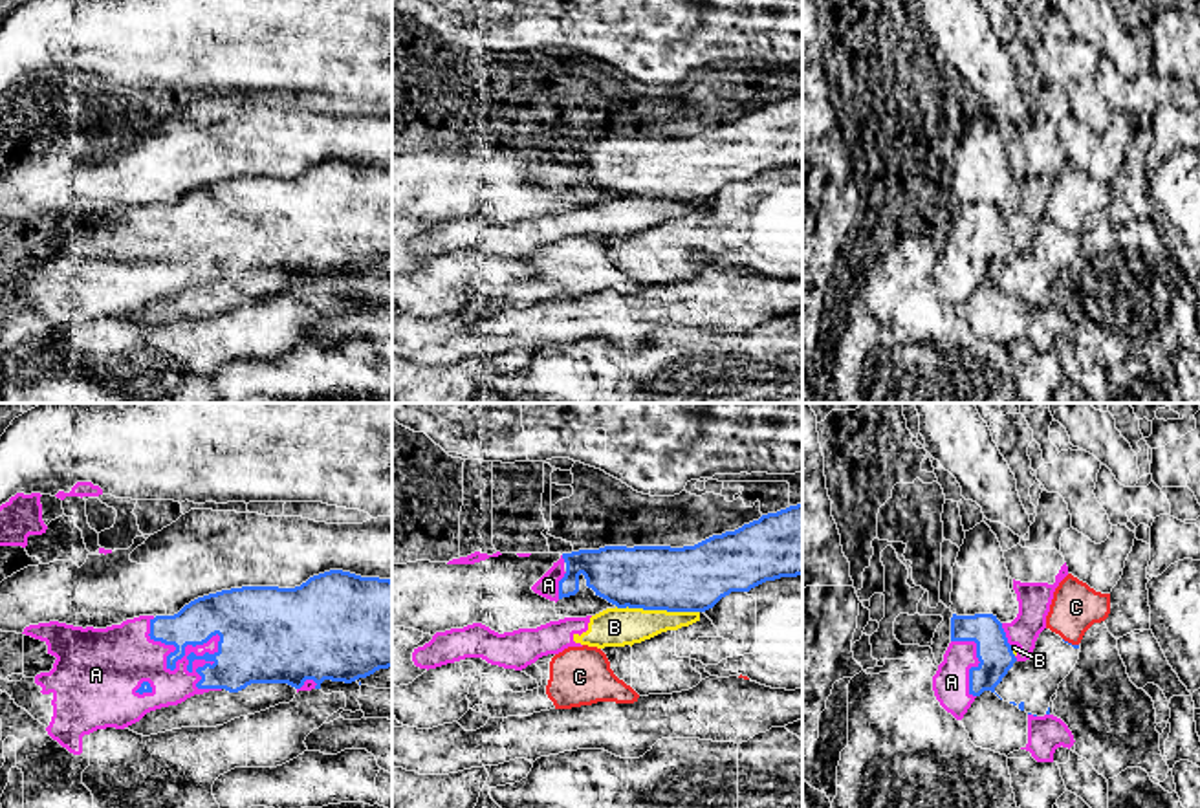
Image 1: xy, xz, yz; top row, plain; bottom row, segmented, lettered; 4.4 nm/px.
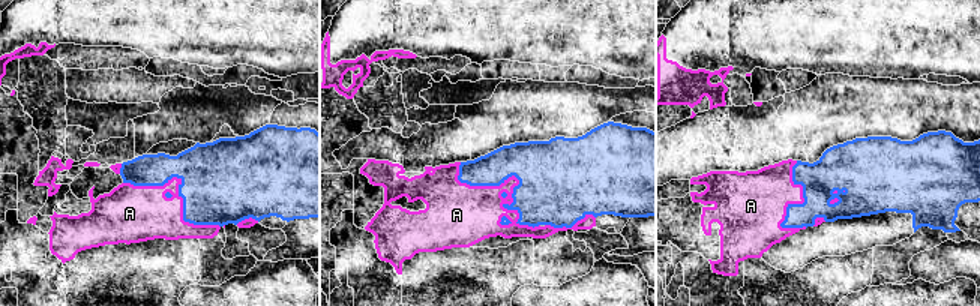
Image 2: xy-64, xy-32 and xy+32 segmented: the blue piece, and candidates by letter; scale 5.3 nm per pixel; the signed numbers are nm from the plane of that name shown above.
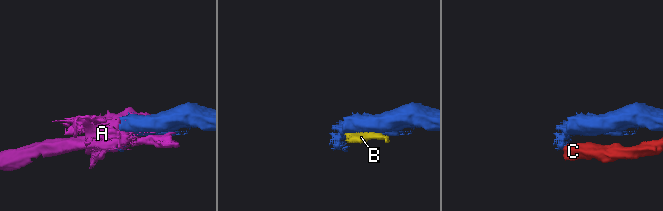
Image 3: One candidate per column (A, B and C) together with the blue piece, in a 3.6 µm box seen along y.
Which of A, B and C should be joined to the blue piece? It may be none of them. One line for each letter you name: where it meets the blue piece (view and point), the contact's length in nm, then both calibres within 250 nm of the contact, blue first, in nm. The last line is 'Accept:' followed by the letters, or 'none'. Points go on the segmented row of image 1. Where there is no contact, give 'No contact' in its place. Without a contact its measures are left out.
Accept: none

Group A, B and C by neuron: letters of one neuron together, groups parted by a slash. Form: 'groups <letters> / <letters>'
groups A B / C

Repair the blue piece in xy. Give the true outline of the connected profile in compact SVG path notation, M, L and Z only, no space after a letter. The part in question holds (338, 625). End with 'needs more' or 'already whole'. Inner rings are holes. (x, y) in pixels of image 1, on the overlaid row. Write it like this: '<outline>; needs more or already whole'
M330 570L295 588L222 590L191 601L174 616L156 616L148 636L176 647L167 656L170 671L183 656L189 660L189 672L194 671L194 660L207 661L196 669L202 676L198 689L238 693L251 683L288 683L300 689L306 680L313 680L315 689L324 680L352 683L392 667L392 581ZM216 634L220 641L214 654L185 654L187 645L203 645Z; already whole

